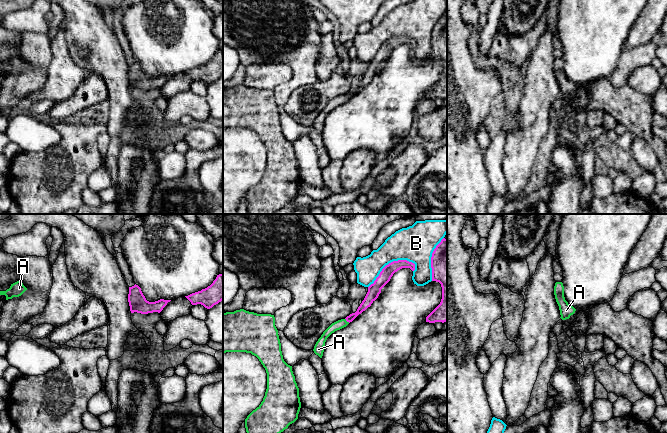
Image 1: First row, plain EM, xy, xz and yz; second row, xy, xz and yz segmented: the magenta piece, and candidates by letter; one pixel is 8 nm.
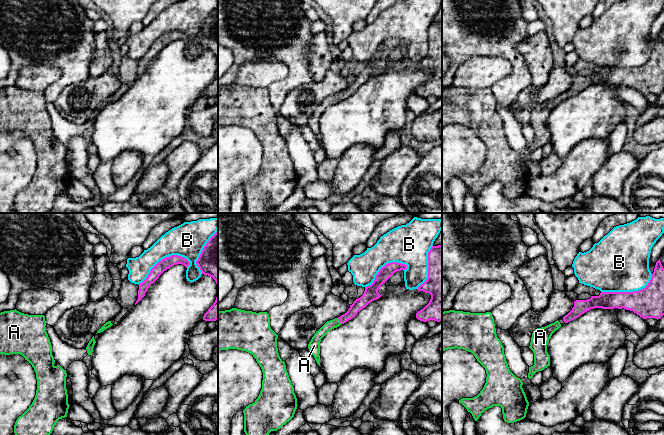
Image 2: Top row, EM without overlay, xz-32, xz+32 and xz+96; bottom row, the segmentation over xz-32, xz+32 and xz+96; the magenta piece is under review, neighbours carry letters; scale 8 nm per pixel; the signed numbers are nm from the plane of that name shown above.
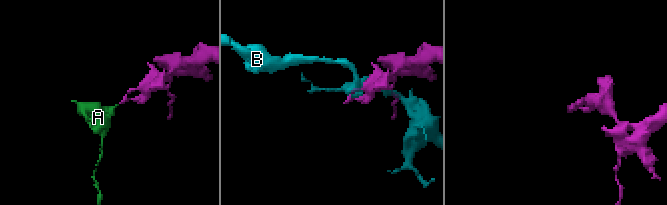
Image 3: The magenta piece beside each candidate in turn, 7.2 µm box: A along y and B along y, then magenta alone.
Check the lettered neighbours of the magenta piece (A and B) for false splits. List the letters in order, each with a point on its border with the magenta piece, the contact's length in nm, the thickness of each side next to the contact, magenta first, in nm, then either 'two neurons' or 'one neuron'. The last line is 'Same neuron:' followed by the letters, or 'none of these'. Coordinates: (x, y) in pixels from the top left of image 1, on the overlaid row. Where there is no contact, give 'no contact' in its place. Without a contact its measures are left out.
A: xz (347, 321) | 50 nm | 80/70 nm | one neuron
B: xz (389, 263) | 420 nm | 100/280 nm | two neurons
Same neuron: A

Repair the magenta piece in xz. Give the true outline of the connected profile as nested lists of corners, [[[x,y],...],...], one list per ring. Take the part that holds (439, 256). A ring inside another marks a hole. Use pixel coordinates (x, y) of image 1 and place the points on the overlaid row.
[[[443,238],[436,246],[431,257],[432,281],[439,282],[442,287],[440,304],[426,317],[426,322],[447,321],[447,239]]]

